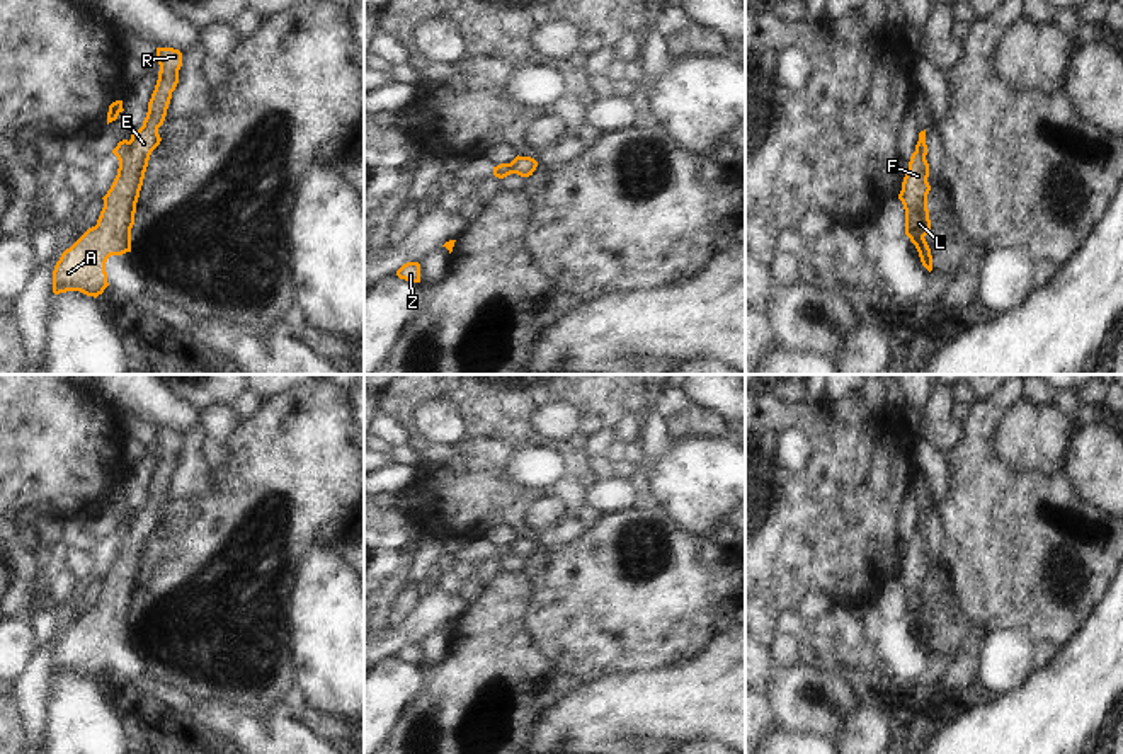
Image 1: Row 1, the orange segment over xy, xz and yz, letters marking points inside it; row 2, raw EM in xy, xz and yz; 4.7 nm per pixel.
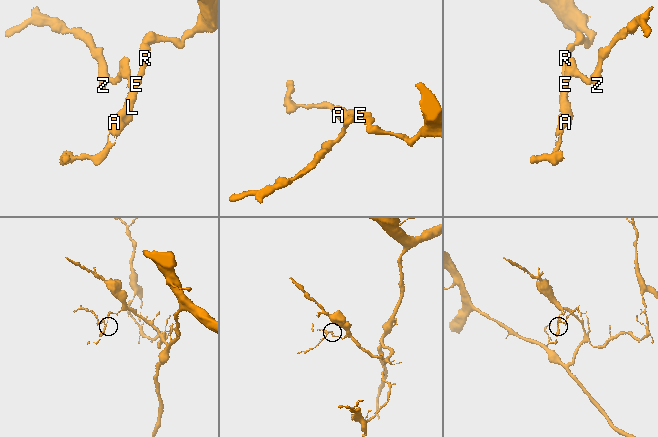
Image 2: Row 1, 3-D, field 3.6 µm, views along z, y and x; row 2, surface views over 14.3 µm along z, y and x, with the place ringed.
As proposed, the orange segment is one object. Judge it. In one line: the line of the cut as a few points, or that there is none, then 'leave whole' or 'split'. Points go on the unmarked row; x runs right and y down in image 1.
cut xy (130, 523), (128, 535), (119, 545); split

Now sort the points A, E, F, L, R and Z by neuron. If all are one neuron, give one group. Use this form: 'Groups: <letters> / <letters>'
Groups: A E F L R / Z

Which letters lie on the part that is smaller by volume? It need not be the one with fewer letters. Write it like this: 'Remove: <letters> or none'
Remove: Z

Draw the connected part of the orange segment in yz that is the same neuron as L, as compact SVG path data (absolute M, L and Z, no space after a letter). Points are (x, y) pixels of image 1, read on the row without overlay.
M915 526L915 533L910 538L898 580L902 582L905 591L905 616L915 626L922 647L931 654L932 637L924 620L931 611L927 591L927 575L931 572L931 567L927 563L927 558L929 545L926 541L926 536L922 536Z

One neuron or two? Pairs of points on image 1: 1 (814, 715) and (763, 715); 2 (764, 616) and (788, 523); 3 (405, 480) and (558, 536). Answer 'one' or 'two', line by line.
1: two
2: two
3: two

